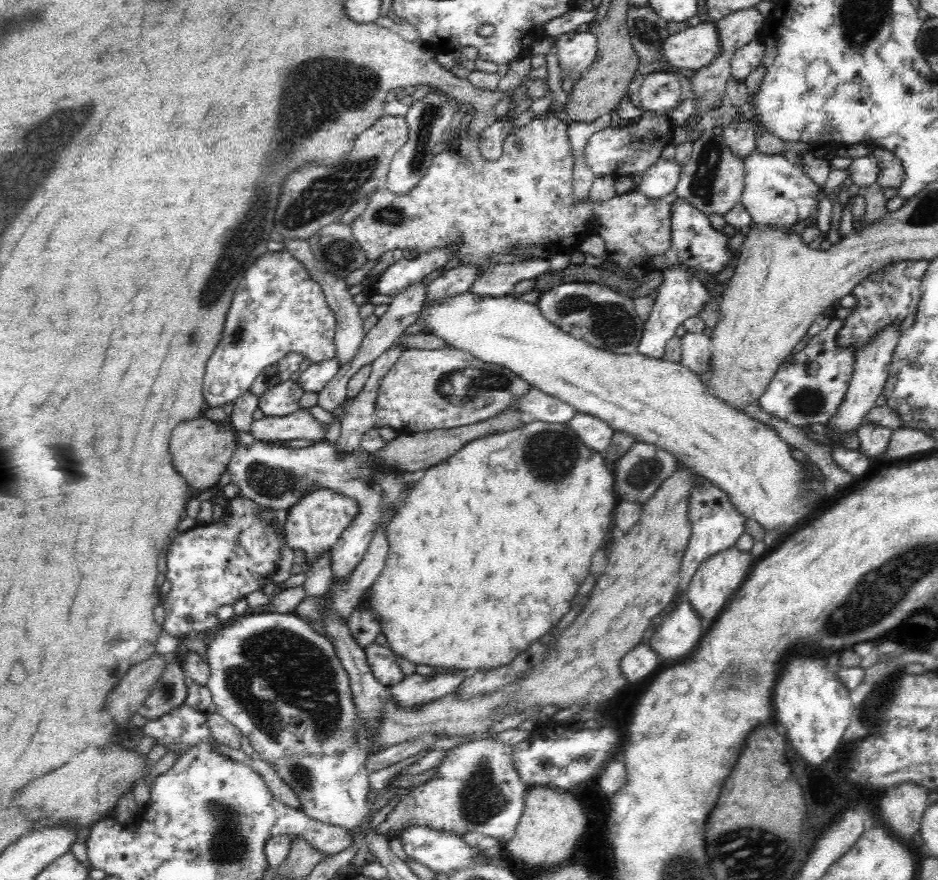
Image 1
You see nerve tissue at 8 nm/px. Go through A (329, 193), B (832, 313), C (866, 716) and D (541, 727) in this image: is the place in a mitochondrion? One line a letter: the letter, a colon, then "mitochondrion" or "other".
A: mitochondrion
B: other
C: other
D: other

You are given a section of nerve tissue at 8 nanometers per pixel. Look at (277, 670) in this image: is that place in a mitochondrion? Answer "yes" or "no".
yes

